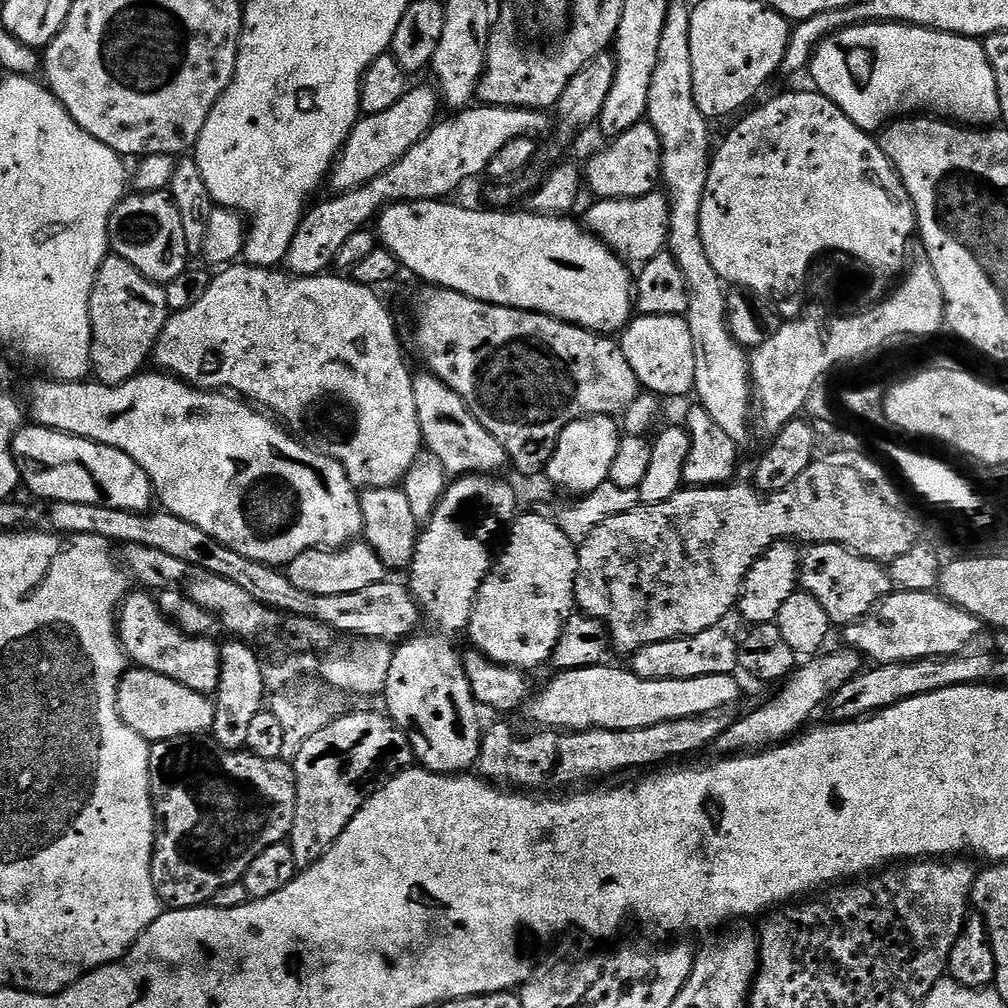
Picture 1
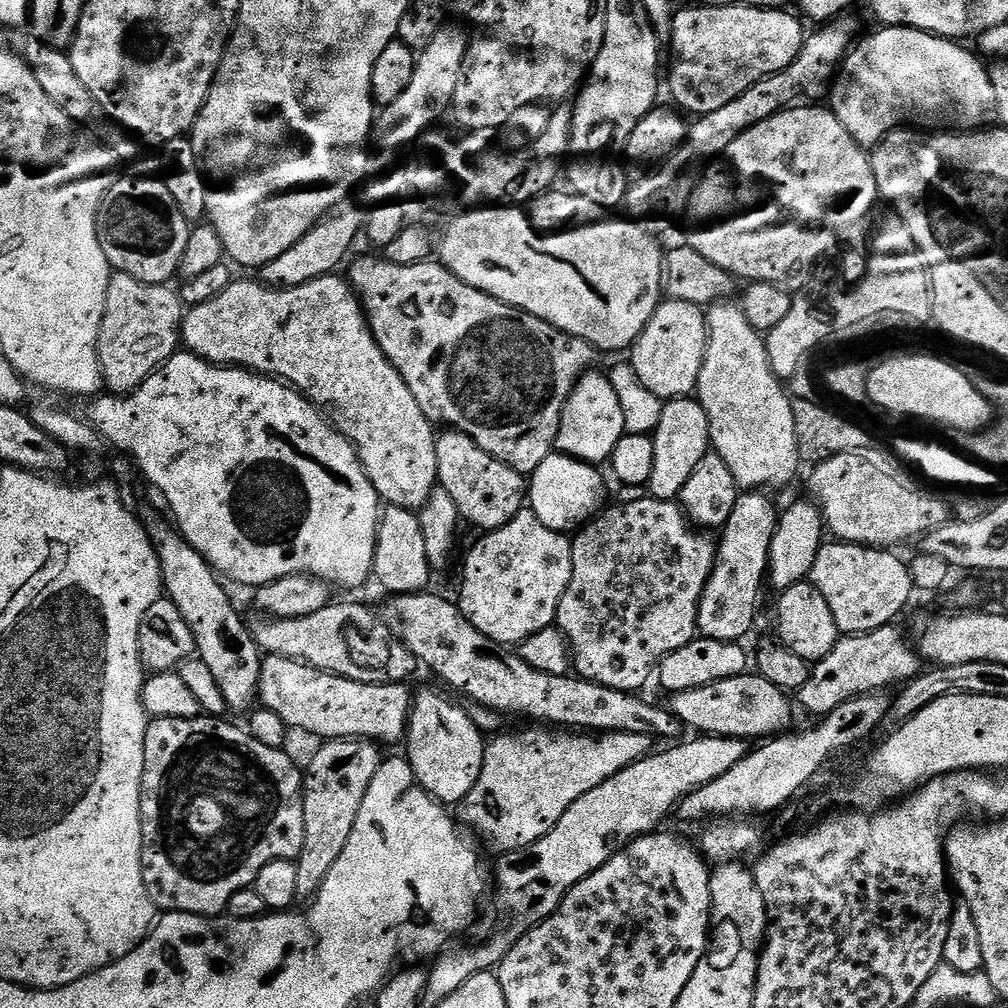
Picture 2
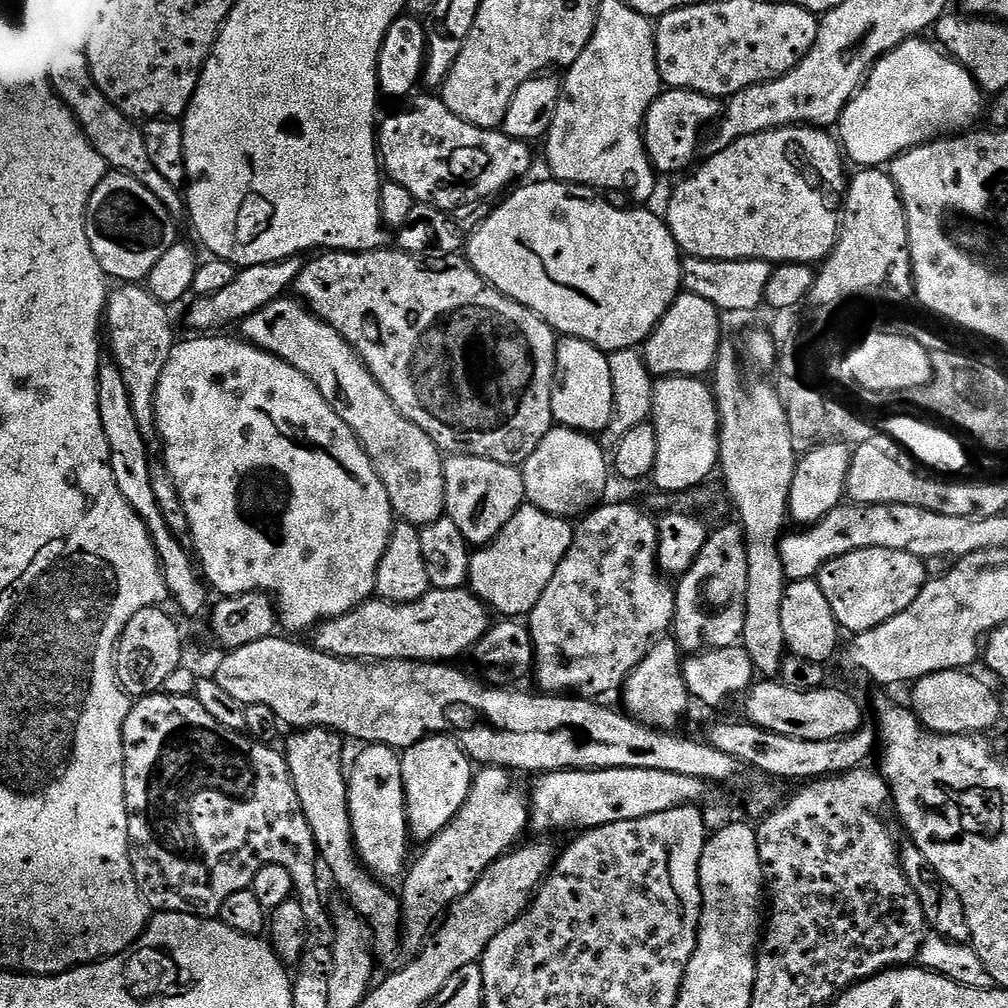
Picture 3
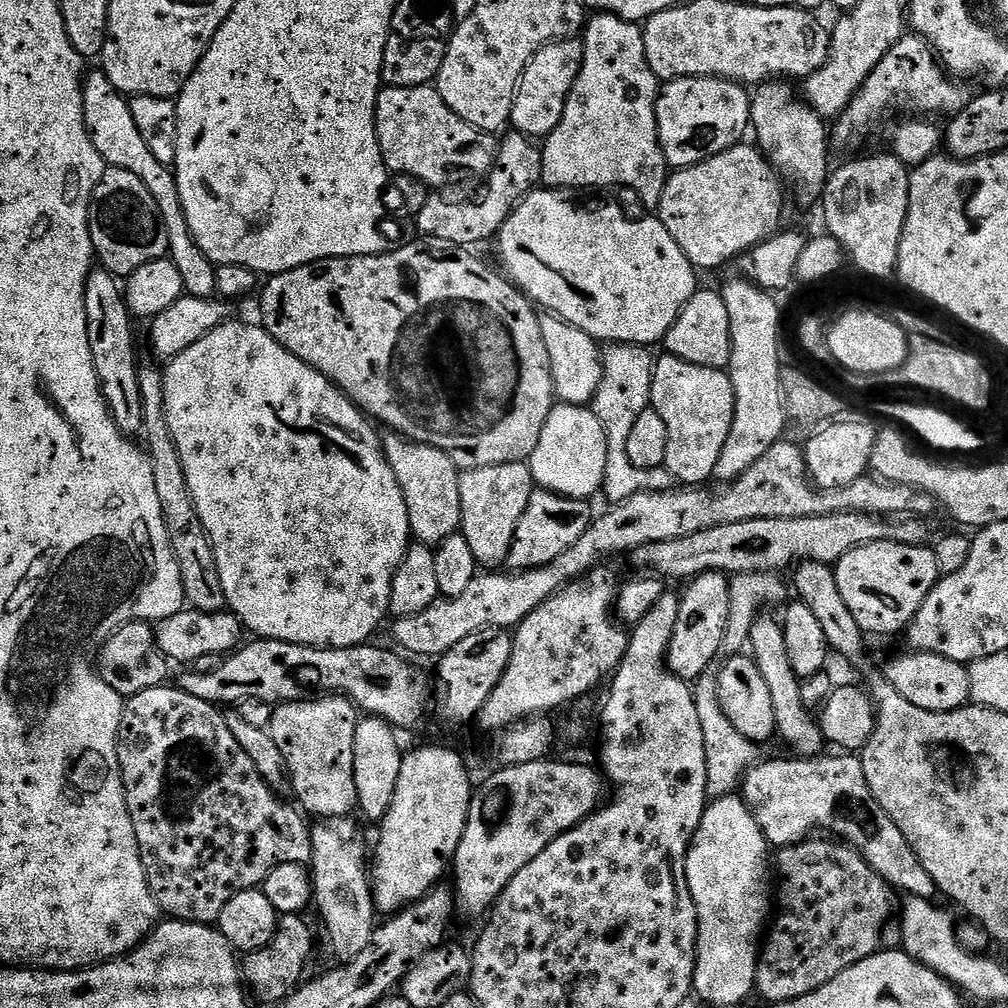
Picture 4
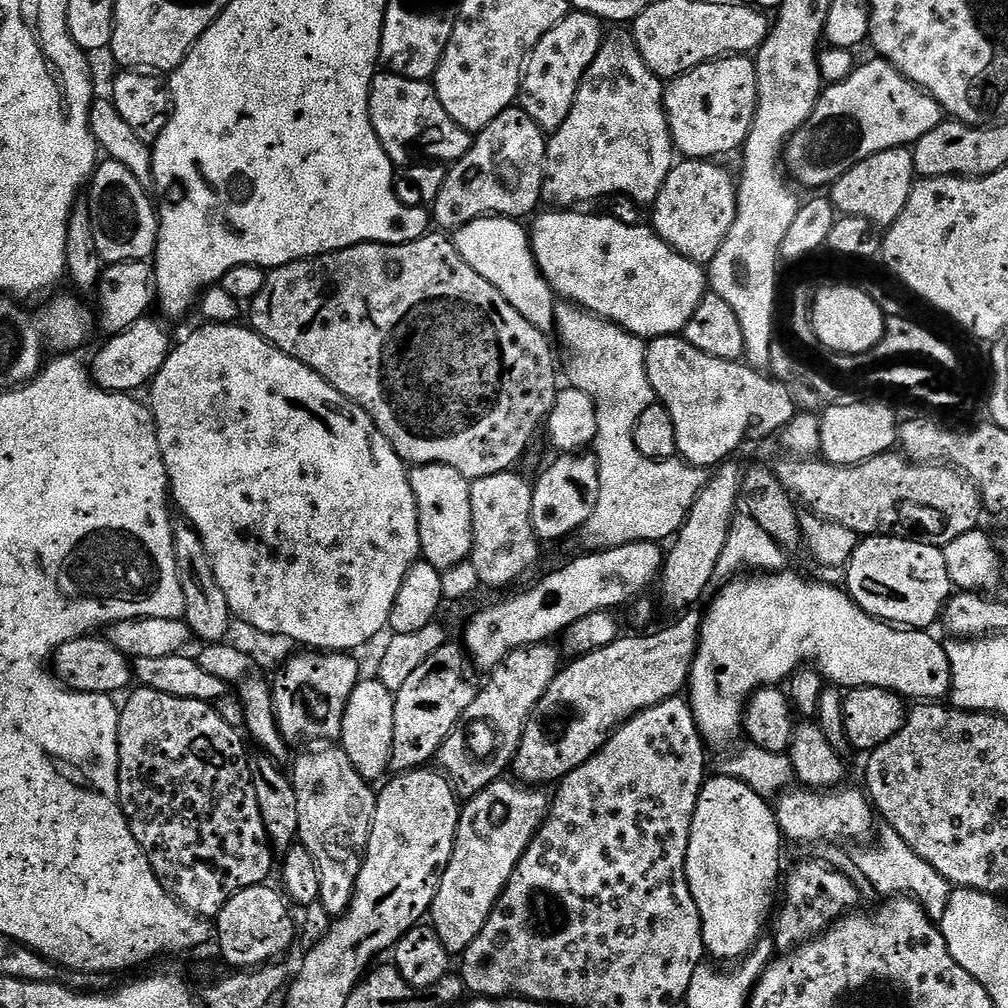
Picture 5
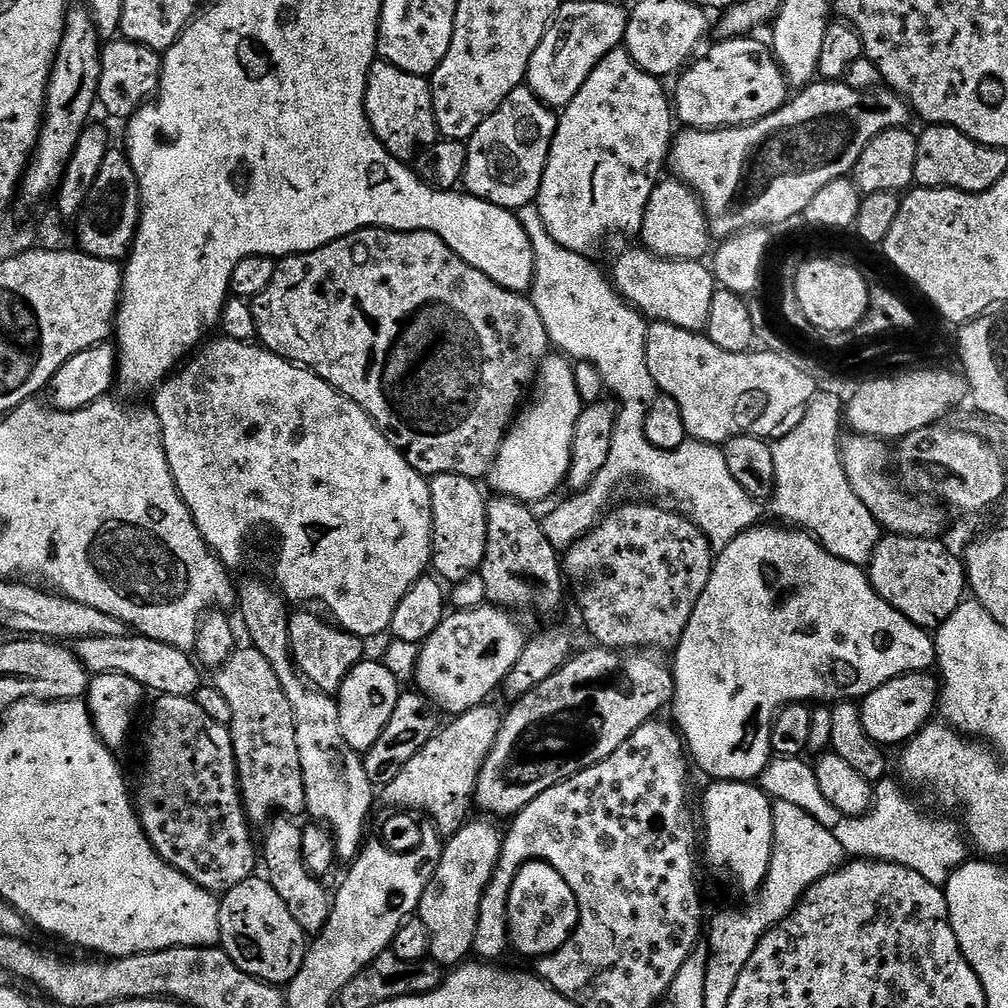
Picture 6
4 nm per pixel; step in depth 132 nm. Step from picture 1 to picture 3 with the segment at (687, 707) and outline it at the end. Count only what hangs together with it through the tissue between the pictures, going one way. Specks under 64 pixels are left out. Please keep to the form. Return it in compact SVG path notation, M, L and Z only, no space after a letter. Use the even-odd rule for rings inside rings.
M756 682L748 689L742 703L743 719L747 723L774 734L786 734L786 738L806 738L806 742L826 742L826 738L853 736L865 723L859 702L850 693L831 686L803 692L790 690L779 682Z

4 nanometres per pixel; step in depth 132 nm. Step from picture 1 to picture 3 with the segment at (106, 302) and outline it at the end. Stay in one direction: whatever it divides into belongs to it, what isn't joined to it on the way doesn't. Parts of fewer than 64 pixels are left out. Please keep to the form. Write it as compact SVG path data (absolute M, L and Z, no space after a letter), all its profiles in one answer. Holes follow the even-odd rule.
M128 282L111 293L108 297L108 307L106 309L106 328L112 331L112 352L114 363L120 369L120 373L126 378L126 388L132 395L132 405L134 414L142 422L148 422L154 416L154 401L158 384L162 378L162 370L170 358L172 349L177 343L178 336L172 333L172 320L168 317L169 309L154 294L149 292L147 287L136 282Z

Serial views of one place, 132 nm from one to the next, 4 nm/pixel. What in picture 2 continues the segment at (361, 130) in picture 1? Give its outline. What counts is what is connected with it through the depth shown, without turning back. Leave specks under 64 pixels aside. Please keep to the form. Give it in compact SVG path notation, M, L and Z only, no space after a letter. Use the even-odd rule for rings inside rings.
M452 22L434 34L430 46L418 53L414 66L414 78L410 78L410 86L390 106L380 108L374 120L371 139L380 148L404 148L407 144L415 145L425 132L443 112L452 107L454 90L458 90L458 78L462 78L462 66L466 58L466 50L470 36L466 31L455 28Z

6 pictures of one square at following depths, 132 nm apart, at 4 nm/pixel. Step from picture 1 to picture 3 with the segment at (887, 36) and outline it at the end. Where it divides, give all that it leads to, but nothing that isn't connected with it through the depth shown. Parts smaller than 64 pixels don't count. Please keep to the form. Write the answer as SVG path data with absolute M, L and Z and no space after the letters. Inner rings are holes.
M913 38L898 45L894 51L887 52L869 72L868 79L840 116L838 143L845 157L851 163L853 160L857 164L857 169L883 169L911 148L931 144L933 140L959 136L975 129L976 119L983 112L985 115L986 96L977 86L974 77L935 43L927 44L924 38Z

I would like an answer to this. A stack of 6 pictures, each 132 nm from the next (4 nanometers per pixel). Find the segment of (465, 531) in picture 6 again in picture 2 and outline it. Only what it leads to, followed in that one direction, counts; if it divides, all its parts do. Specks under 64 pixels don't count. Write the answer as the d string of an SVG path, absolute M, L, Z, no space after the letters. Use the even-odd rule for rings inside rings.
M336 274L323 276L297 288L275 290L255 279L233 279L232 284L218 294L218 298L210 298L210 302L202 302L202 306L185 311L183 347L212 364L246 368L262 376L279 378L295 388L324 413L336 431L356 445L362 466L385 505L418 510L438 486L437 433L432 421L422 414L422 406L414 402L410 386L402 382L398 370L394 370L386 354L382 354L351 283L338 277Z

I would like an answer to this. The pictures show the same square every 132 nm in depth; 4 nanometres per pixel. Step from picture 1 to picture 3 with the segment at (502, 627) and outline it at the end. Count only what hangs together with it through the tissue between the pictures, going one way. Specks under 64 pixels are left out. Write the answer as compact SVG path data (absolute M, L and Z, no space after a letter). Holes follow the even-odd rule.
M525 503L491 544L473 551L468 571L470 591L493 613L501 612L501 617L527 617L542 598L546 586L550 586L554 570L558 570L562 558L570 550L573 535L573 525L565 517L546 514L533 504Z

